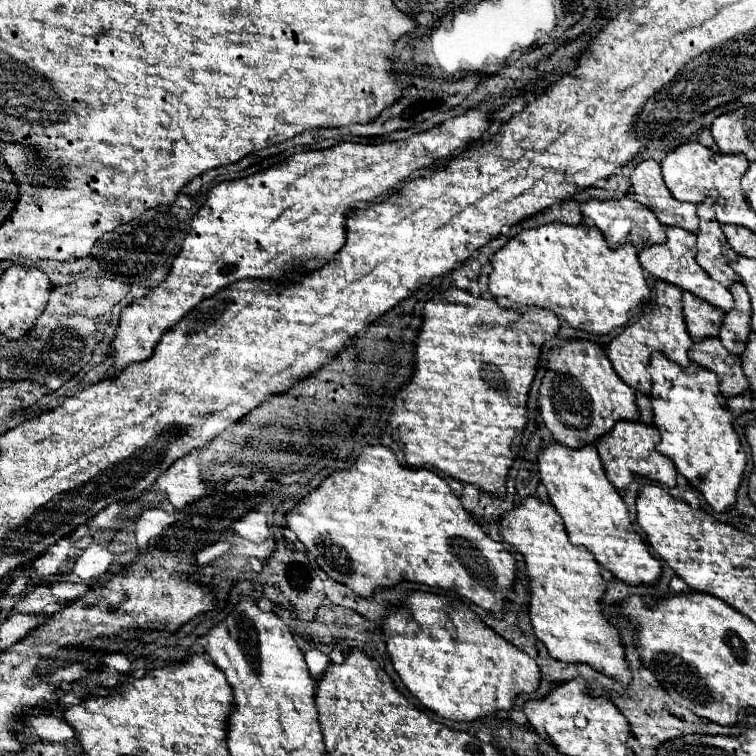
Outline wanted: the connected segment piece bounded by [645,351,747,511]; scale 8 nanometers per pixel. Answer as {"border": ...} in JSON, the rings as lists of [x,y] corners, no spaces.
{"border":[[[659,351],[649,357],[645,375],[651,383],[653,423],[661,431],[657,451],[675,463],[677,471],[703,493],[715,511],[729,509],[735,503],[747,457],[733,431],[733,417],[727,399],[721,397],[717,375],[697,363],[681,367]]]}

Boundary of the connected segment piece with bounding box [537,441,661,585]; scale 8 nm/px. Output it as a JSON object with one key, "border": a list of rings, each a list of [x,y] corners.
{"border":[[[551,441],[541,449],[537,463],[541,483],[547,489],[549,501],[563,517],[567,535],[573,545],[587,547],[605,569],[609,569],[617,579],[625,583],[637,585],[659,581],[661,563],[649,553],[647,543],[633,529],[627,507],[617,489],[613,489],[611,481],[607,479],[595,445],[571,449],[557,441]]]}

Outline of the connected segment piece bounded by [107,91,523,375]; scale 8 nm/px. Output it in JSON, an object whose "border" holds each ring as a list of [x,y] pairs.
{"border":[[[507,91],[487,97],[463,115],[403,141],[375,145],[345,141],[323,151],[303,151],[267,171],[213,187],[193,217],[189,235],[167,279],[149,295],[123,307],[117,333],[107,351],[113,359],[113,375],[131,363],[147,361],[161,337],[219,289],[241,279],[263,279],[275,287],[287,287],[305,273],[321,269],[345,245],[345,221],[353,205],[375,201],[375,197],[387,195],[399,181],[407,179],[411,171],[429,167],[465,145],[487,139],[491,113],[521,93]]]}

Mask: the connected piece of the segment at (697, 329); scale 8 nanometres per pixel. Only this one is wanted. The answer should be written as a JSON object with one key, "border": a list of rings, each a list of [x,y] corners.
{"border":[[[683,291],[683,313],[685,313],[685,323],[687,331],[693,341],[699,341],[701,337],[709,337],[719,333],[723,313],[719,307],[709,305],[701,297],[695,297],[689,291]]]}

